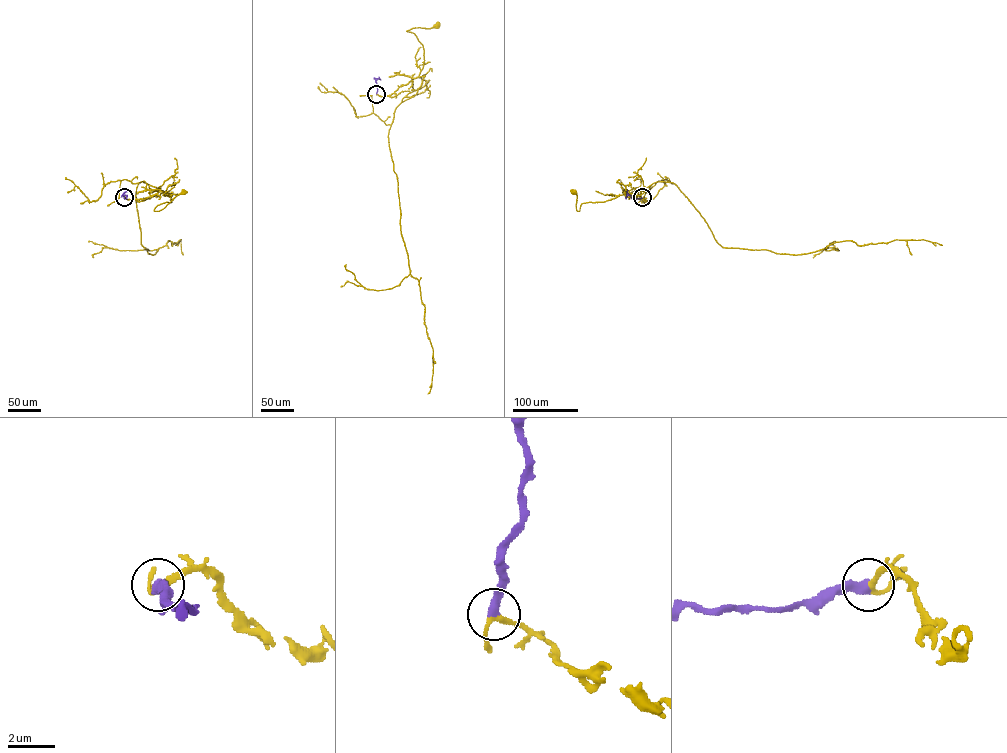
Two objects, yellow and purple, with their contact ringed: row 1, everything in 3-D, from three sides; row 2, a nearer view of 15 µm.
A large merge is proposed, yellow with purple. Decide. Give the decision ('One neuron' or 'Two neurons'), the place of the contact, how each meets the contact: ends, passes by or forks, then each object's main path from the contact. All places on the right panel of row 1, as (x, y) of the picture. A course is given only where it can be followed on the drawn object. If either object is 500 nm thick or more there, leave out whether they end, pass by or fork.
One neuron. Place: (642, 197). At the ring yellow passes by. At the ring purple ends. Course of yellow: (642, 198), (636, 198), (627, 191), (603, 202), (582, 203), (577, 211), (574, 192). Course of purple: (642, 197), (632, 198), (628, 190)

